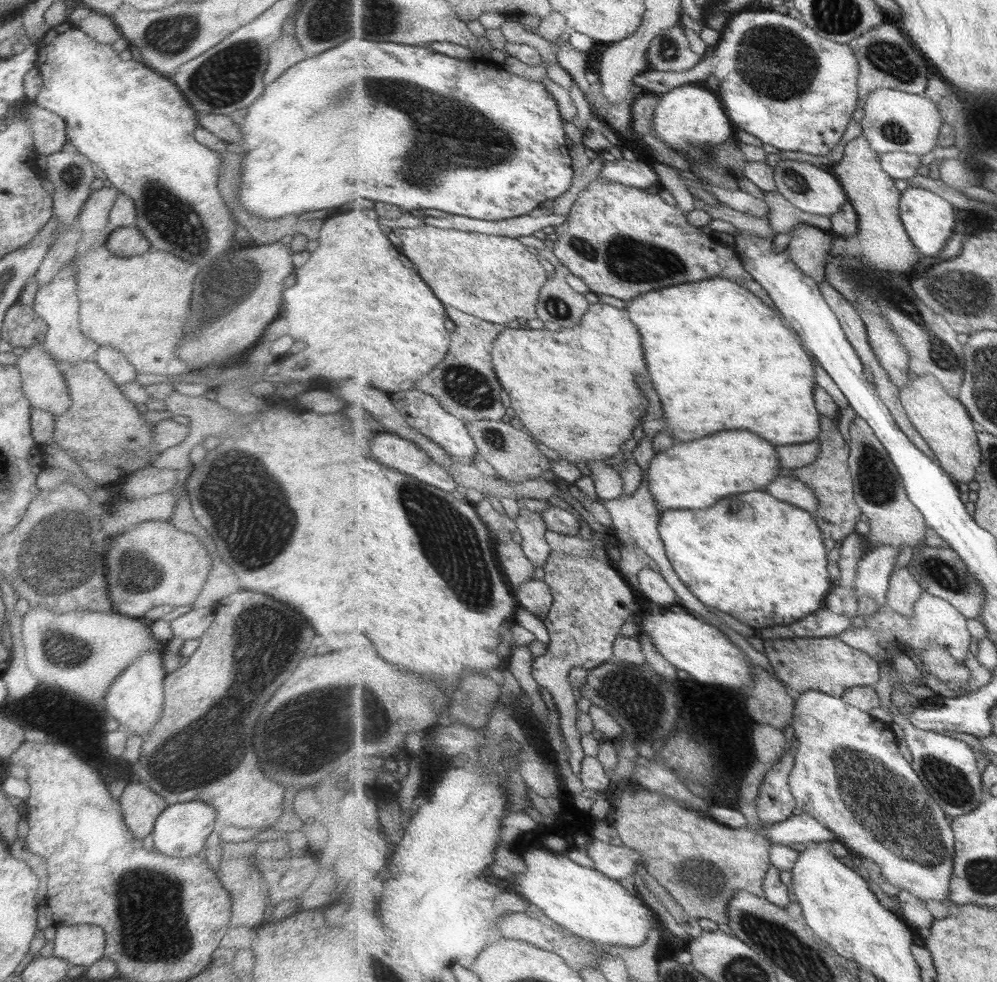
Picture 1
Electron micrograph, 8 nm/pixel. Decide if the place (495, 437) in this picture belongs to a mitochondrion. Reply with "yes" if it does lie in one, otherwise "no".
yes

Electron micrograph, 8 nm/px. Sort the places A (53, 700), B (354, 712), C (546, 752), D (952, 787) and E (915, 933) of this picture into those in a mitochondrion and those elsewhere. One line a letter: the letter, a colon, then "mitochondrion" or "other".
A: mitochondrion
B: mitochondrion
C: other
D: mitochondrion
E: other

